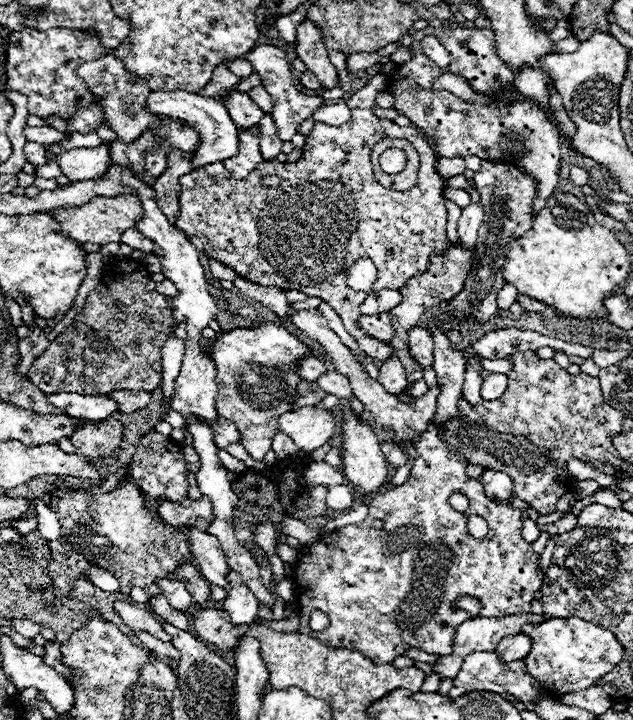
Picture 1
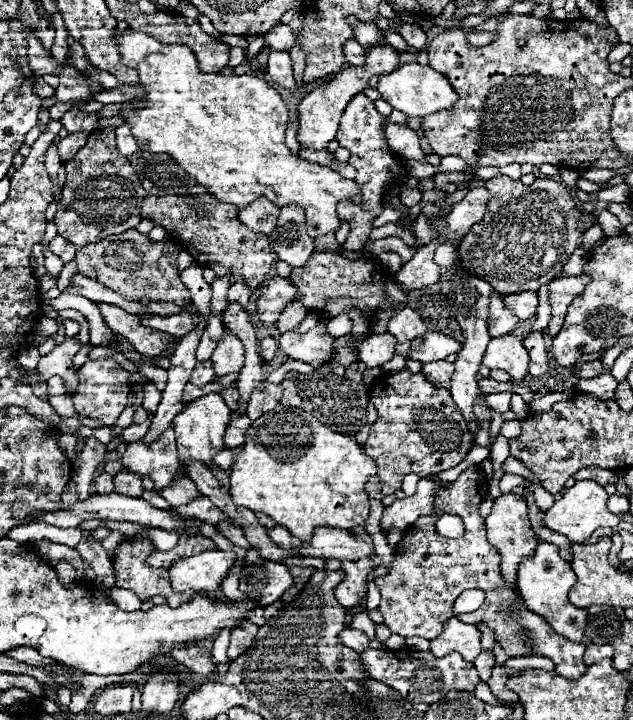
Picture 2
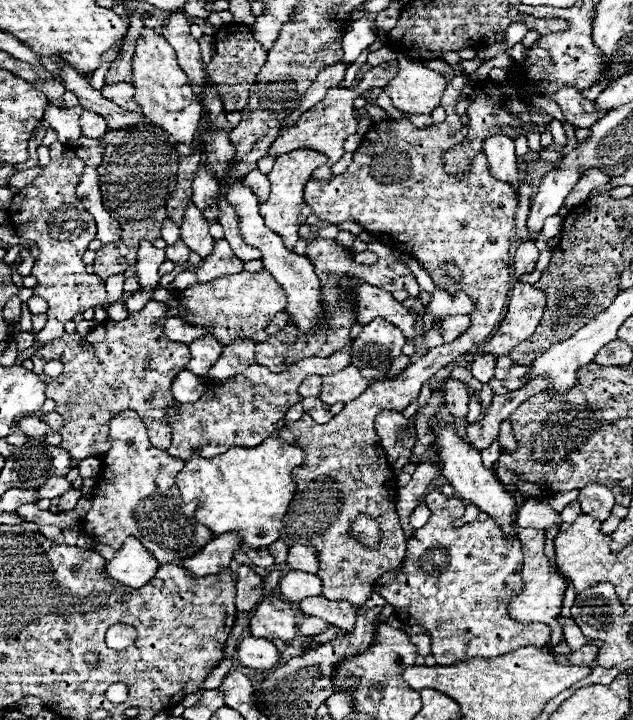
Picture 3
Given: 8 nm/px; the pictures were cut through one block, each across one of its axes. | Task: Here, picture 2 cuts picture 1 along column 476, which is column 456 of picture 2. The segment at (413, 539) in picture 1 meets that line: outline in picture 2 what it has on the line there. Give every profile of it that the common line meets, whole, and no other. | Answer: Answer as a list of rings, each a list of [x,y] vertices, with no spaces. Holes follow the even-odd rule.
[[[472,466],[436,496],[436,512],[432,516],[418,518],[410,526],[412,534],[402,536],[402,540],[396,544],[396,556],[390,574],[374,578],[374,584],[380,588],[382,594],[378,610],[384,616],[384,624],[392,630],[392,634],[400,634],[404,638],[418,636],[432,640],[442,632],[442,624],[454,616],[454,600],[468,588],[480,588],[486,594],[484,604],[476,612],[460,614],[462,622],[486,622],[486,626],[494,630],[496,640],[510,656],[548,656],[554,660],[556,672],[560,676],[578,680],[588,668],[582,660],[586,646],[558,636],[550,628],[550,624],[546,624],[540,616],[532,614],[526,608],[520,592],[512,590],[502,580],[500,554],[494,546],[486,542],[484,520],[478,516],[478,506],[486,498],[486,494],[486,474],[480,470],[480,466]],[[442,514],[462,516],[466,524],[466,534],[458,540],[450,540],[436,534],[434,524]]]

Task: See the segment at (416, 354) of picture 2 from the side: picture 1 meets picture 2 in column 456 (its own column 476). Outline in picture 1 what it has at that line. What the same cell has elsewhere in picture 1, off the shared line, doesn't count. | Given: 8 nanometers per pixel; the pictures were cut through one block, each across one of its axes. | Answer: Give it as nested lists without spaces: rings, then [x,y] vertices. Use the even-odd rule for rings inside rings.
[[[504,328],[504,330],[496,330],[486,334],[484,338],[476,340],[472,344],[472,348],[476,350],[476,354],[480,354],[482,358],[488,360],[496,360],[496,358],[508,358],[514,352],[524,352],[524,350],[538,350],[550,346],[554,350],[564,350],[568,356],[582,356],[582,358],[590,358],[592,356],[592,348],[586,348],[582,344],[576,342],[564,342],[558,338],[548,338],[542,336],[538,332],[532,330],[520,330],[520,328]]]

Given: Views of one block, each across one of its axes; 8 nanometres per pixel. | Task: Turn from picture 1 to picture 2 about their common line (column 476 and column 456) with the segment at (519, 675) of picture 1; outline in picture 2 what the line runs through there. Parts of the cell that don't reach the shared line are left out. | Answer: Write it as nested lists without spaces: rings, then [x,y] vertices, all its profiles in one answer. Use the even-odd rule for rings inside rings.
[[[372,650],[360,654],[364,668],[368,674],[388,686],[392,686],[396,692],[400,692],[408,702],[426,702],[434,704],[442,700],[450,690],[464,690],[474,692],[476,684],[480,682],[478,672],[472,664],[464,664],[462,656],[458,652],[452,652],[448,656],[442,656],[436,660],[430,652],[418,652],[418,650]]]

